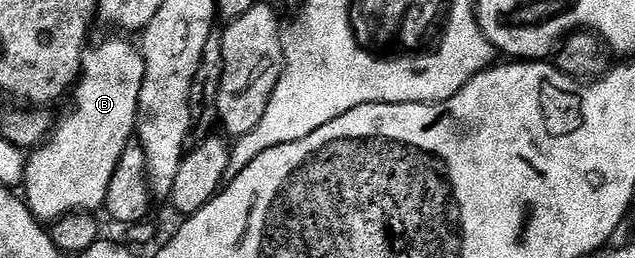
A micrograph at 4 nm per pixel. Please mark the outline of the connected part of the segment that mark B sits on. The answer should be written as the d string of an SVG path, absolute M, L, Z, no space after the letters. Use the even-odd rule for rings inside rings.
M108 39L89 50L82 64L82 78L75 84L77 111L55 124L48 138L28 155L22 198L37 220L51 225L64 215L96 213L106 201L114 169L136 129L138 97L144 80L144 57L139 46L124 39Z

